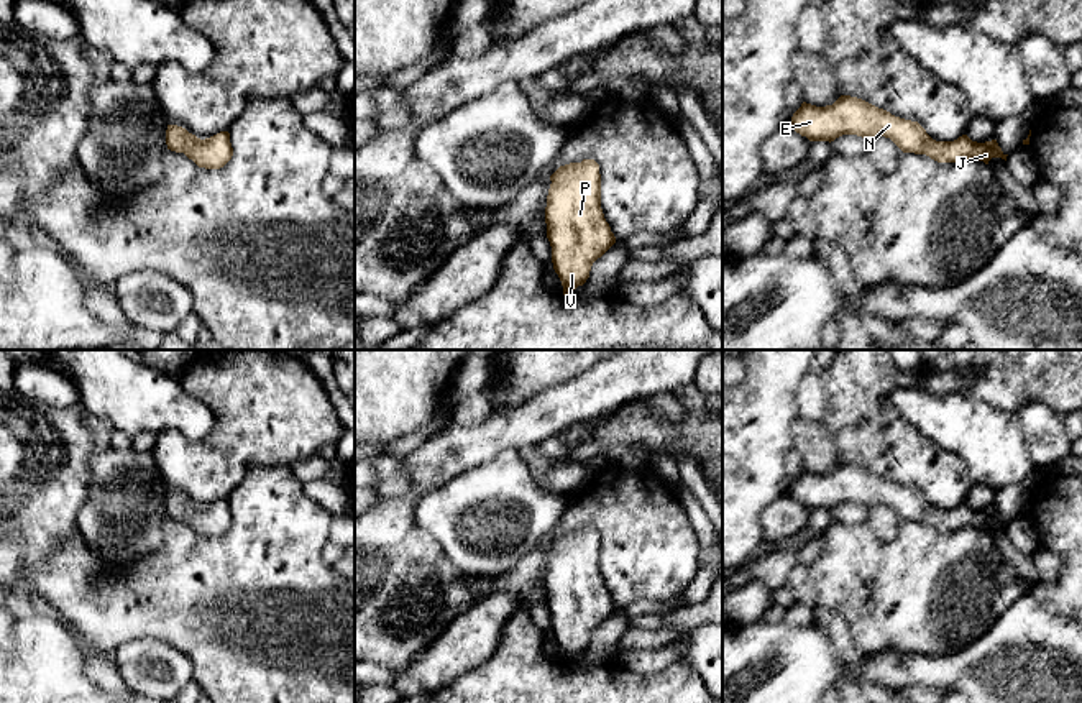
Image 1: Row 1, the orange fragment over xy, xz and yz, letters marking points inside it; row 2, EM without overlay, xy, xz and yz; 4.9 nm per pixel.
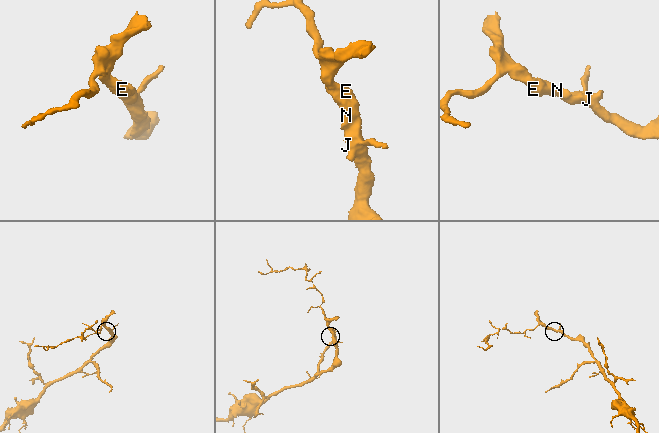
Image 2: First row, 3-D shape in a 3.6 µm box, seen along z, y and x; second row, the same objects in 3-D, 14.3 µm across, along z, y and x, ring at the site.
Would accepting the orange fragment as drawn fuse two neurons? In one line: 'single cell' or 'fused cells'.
single cell

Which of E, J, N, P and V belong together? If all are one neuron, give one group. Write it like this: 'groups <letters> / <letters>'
groups E J N P V

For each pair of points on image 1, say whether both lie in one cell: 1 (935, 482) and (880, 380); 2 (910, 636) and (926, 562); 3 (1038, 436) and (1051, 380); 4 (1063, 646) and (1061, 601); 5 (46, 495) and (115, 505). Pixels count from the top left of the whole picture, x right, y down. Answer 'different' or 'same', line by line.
1: same
2: same
3: different
4: different
5: different

